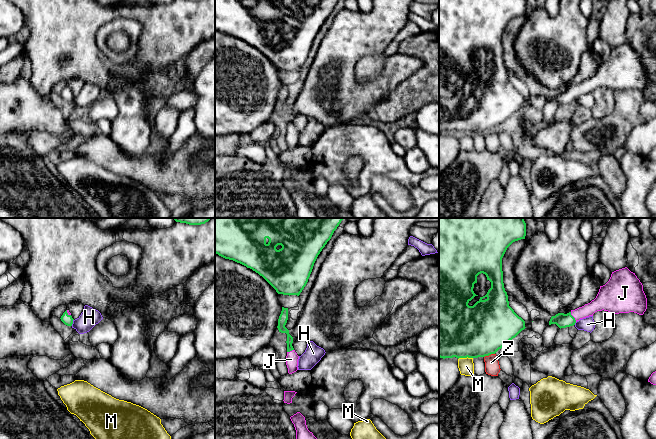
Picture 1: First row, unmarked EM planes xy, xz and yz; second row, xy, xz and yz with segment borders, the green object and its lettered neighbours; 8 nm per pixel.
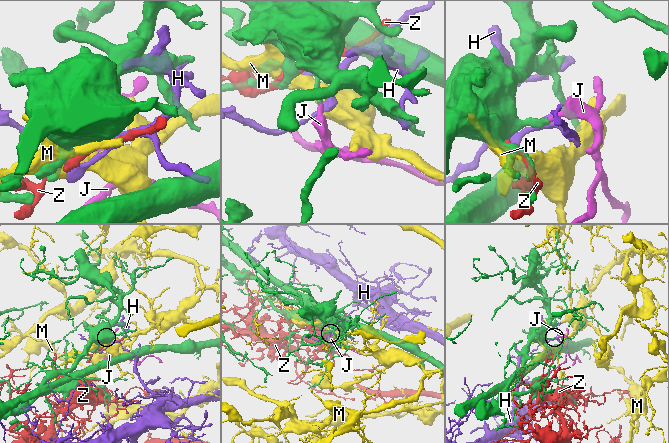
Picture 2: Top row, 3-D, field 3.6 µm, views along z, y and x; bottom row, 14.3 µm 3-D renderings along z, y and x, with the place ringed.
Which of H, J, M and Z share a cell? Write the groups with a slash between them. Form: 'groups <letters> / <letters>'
groups H / J / M / Z

